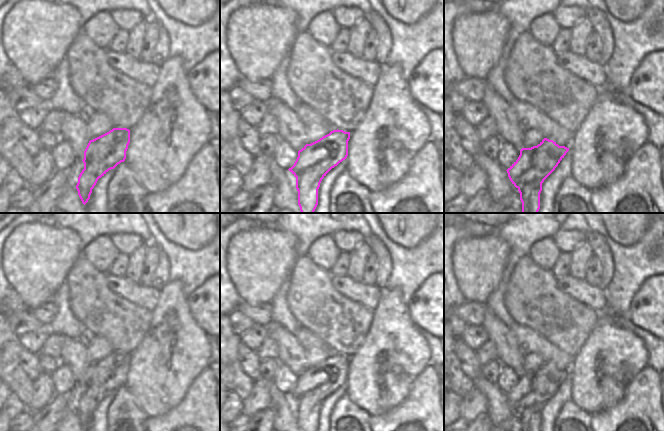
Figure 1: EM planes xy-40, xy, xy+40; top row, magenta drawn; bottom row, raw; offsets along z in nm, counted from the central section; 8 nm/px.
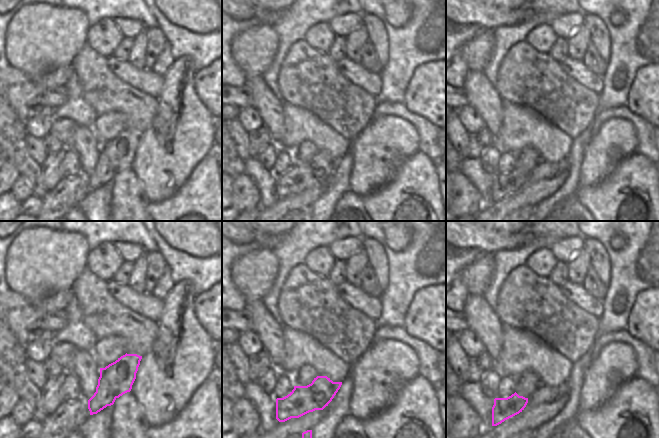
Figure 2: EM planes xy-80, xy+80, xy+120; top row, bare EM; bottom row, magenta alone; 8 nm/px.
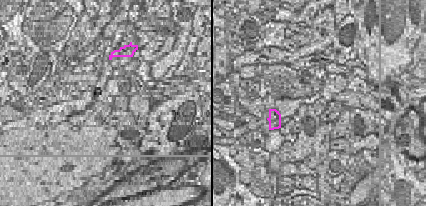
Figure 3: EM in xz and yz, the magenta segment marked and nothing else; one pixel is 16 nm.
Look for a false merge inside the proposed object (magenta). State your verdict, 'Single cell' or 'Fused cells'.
Fused cells.

